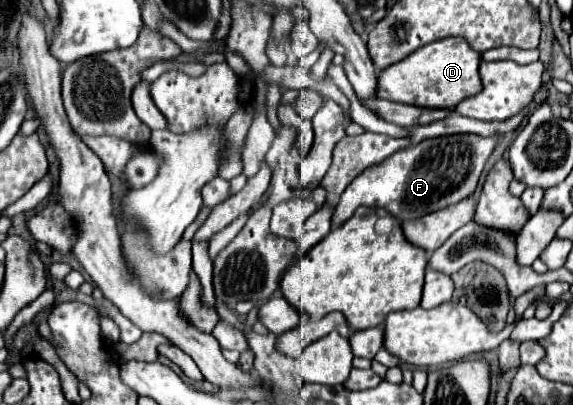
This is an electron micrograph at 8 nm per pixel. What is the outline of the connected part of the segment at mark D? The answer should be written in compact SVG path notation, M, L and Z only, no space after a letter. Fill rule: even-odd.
M451 37L429 43L419 51L413 51L407 59L387 67L379 73L377 97L419 107L447 107L453 109L459 101L479 93L483 89L479 79L481 53L471 51L465 39Z

